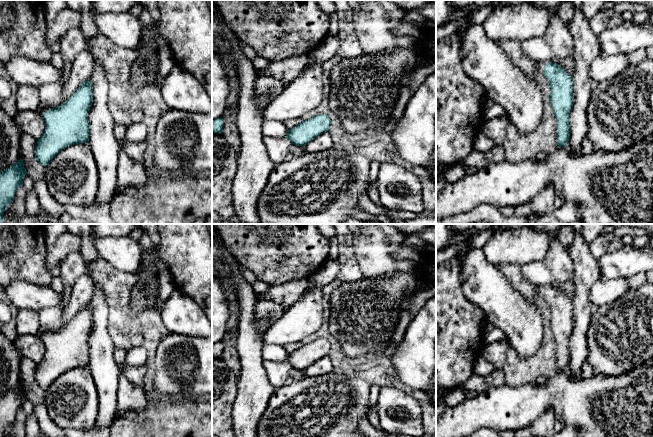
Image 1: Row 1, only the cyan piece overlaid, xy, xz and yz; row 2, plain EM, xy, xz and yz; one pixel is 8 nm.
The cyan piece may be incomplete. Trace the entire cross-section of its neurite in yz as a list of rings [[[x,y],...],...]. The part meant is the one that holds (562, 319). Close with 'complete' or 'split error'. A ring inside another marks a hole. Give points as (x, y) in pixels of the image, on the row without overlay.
[[[549,284],[537,286],[535,297],[544,299],[550,307],[550,325],[558,347],[557,368],[565,371],[569,364],[569,341],[574,325],[571,299]]]; split error

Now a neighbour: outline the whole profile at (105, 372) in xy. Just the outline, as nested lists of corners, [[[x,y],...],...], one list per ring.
[[[94,283],[92,298],[93,325],[88,336],[89,364],[99,399],[95,426],[111,427],[117,416],[117,391],[120,370],[114,359],[114,345],[108,333],[109,306],[103,290]]]

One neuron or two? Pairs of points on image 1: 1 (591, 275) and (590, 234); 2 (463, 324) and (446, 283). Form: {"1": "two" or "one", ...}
{"1": "two", "2": "one"}

